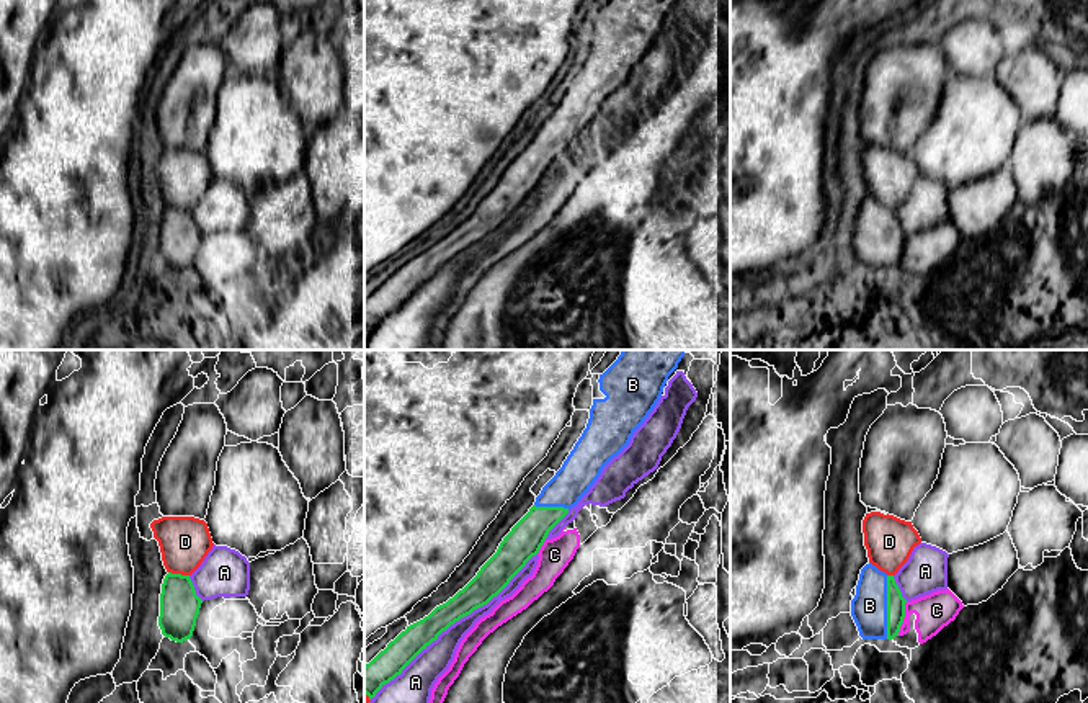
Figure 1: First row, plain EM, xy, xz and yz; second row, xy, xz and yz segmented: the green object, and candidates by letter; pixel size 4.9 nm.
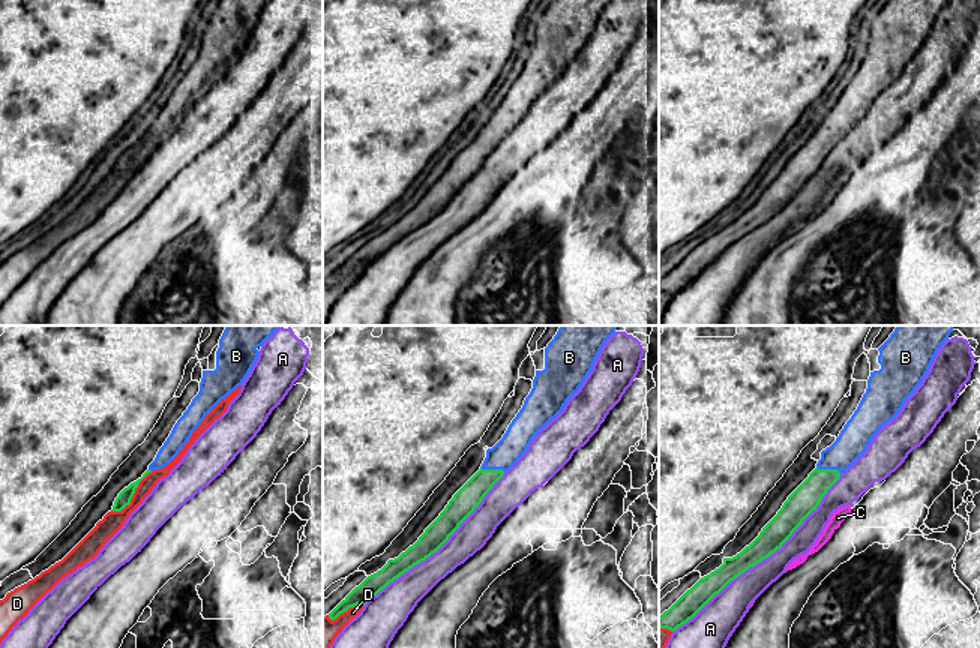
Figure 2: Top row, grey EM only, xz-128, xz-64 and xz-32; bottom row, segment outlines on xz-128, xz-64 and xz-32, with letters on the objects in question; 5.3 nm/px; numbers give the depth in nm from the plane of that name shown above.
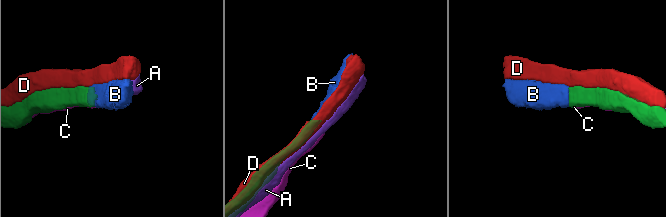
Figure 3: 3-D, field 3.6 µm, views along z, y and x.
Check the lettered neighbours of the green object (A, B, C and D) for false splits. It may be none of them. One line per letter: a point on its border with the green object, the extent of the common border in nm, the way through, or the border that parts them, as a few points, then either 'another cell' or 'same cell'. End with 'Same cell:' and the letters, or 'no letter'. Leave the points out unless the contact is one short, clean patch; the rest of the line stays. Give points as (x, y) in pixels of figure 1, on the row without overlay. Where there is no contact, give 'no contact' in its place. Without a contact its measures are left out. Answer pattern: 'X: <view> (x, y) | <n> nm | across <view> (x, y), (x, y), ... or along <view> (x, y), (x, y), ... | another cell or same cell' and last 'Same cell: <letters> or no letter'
A: xz (453, 257) | 1100 nm | another cell
B: yz (887, 241) | 320 nm | same cell
C: yz (904, 250) | 180 nm | another cell
D: xy (178, 208) | 110 nm | another cell
Same cell: B

